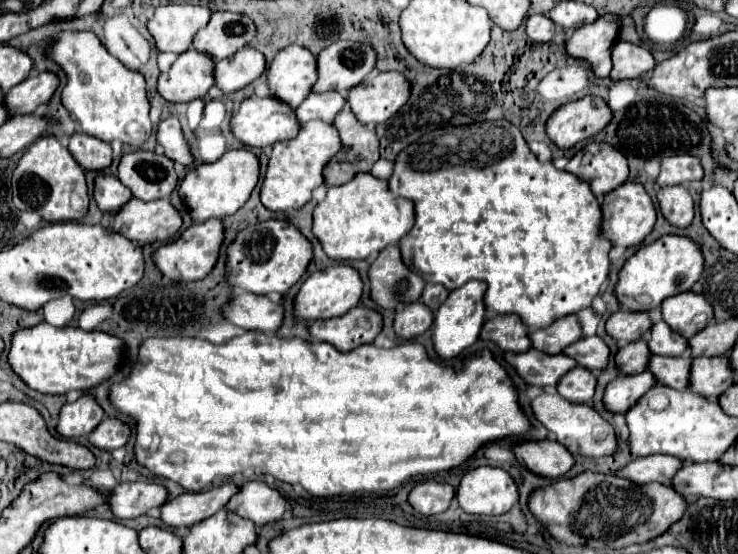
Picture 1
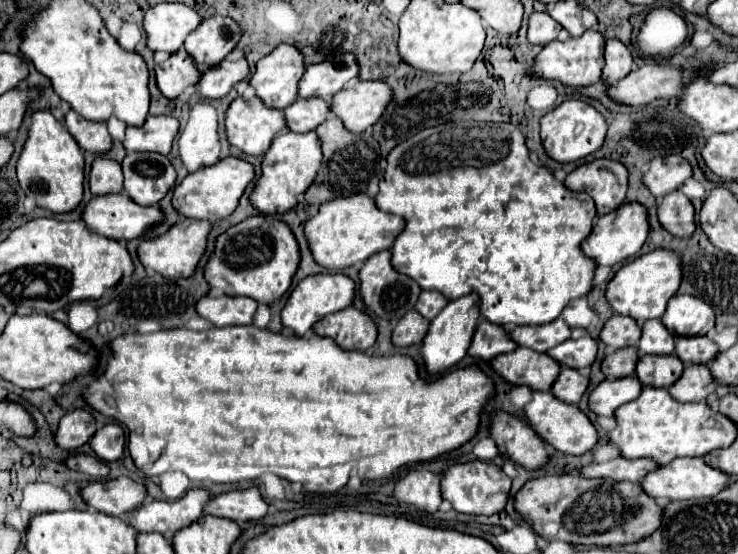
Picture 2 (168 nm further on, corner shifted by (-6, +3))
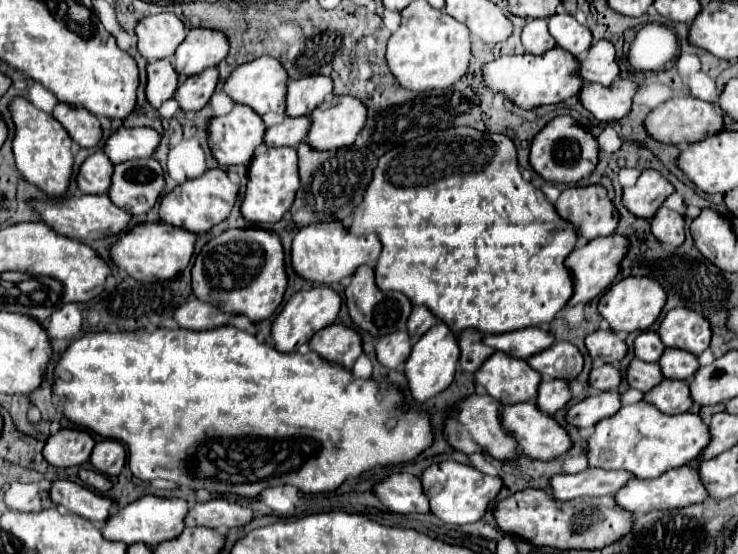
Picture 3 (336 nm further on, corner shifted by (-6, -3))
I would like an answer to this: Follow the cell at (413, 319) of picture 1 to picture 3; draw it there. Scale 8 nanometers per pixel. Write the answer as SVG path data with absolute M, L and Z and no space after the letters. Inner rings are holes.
M406 332L388 334L386 338L380 338L376 342L376 360L386 368L396 370L402 362L406 362L406 358L410 356L410 350L412 350L412 344Z

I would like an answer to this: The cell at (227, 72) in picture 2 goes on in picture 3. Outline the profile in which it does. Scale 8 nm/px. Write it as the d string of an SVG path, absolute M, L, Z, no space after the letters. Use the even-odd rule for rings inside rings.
M210 68L210 70L204 70L202 74L196 74L194 78L186 78L174 98L178 100L180 108L186 112L186 110L200 110L208 104L214 88L218 84L218 70L216 68Z

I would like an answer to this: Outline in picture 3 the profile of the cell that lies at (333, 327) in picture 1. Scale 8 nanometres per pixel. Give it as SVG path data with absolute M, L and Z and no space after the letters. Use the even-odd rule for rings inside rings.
M330 324L310 340L310 350L320 354L326 362L350 370L362 354L362 340L356 330L342 324Z

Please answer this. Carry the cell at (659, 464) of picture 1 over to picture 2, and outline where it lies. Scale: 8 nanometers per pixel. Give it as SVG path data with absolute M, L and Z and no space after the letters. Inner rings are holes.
M618 456L604 464L590 464L582 468L584 478L612 478L612 480L630 480L640 482L644 476L652 470L660 468L656 460L642 458L642 460L624 460L624 456Z

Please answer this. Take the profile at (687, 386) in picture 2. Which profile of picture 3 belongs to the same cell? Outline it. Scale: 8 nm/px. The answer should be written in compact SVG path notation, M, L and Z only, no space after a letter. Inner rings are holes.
M662 380L658 386L644 392L642 400L658 408L662 414L670 416L682 414L692 406L690 396L686 394L686 382L674 382L674 380Z

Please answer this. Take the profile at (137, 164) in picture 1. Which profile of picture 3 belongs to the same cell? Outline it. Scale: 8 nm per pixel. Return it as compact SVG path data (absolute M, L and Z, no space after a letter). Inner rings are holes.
M154 158L128 160L114 166L108 198L128 214L148 212L164 188L162 166Z

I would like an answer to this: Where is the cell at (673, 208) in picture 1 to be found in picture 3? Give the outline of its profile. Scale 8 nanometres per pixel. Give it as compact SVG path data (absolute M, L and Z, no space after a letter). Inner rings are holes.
M666 206L654 214L650 226L654 238L666 246L680 246L684 242L684 218Z

